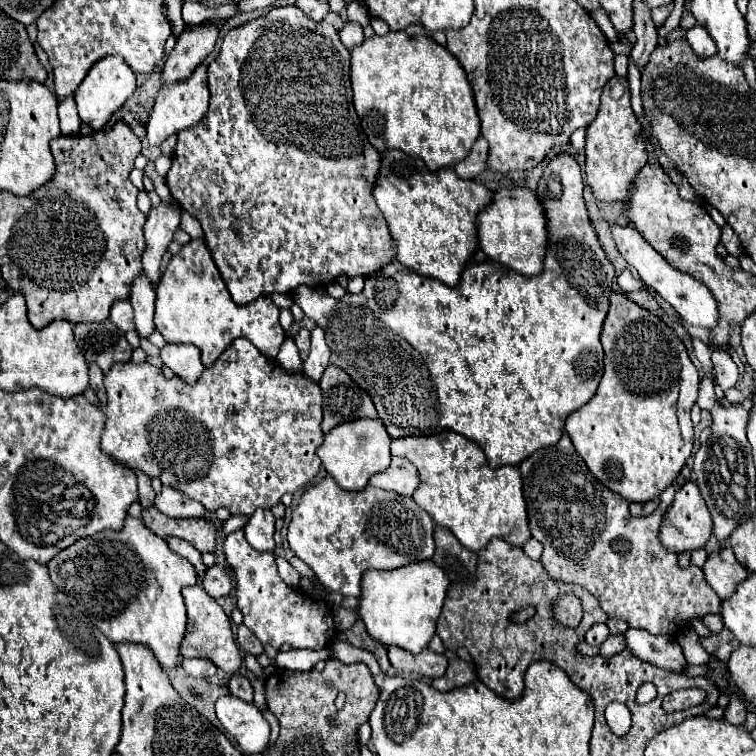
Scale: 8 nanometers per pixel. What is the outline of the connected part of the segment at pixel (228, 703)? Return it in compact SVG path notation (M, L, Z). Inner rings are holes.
M234 695L220 697L216 701L216 717L244 753L262 753L266 749L270 727L252 703Z

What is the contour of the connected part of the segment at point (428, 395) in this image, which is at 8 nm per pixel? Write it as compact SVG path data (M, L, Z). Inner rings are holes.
M558 155L554 157L548 167L544 169L544 175L538 181L538 189L536 189L536 197L544 207L544 215L546 215L546 229L548 229L548 245L546 245L546 257L544 257L544 269L542 273L534 275L534 277L524 277L512 269L504 269L502 265L494 263L494 261L470 261L458 281L456 287L448 287L438 279L432 277L424 277L418 275L414 271L410 271L408 267L402 267L402 263L392 261L388 265L384 265L380 271L368 275L364 279L364 289L358 295L346 293L342 299L332 299L328 293L320 293L320 291L312 291L310 287L298 287L292 293L292 299L298 307L302 307L302 311L306 313L306 317L310 317L312 321L316 321L320 327L324 327L326 331L326 343L332 351L330 363L344 369L354 383L358 383L374 401L378 417L382 419L386 431L390 437L408 437L408 435L432 435L438 433L440 429L450 429L456 431L472 441L476 441L488 459L488 465L492 469L498 469L502 465L518 465L522 459L526 459L528 455L532 455L536 449L540 447L548 447L554 445L564 429L564 421L570 413L574 413L576 409L580 409L584 403L588 403L600 383L604 365L604 351L600 345L600 331L602 331L602 323L606 319L608 313L608 305L610 305L610 293L612 293L612 283L616 279L616 269L612 259L606 255L606 251L602 249L602 243L598 241L594 229L590 227L590 219L588 219L588 211L586 211L586 203L582 197L582 173L580 173L580 165L576 163L574 157L570 155Z

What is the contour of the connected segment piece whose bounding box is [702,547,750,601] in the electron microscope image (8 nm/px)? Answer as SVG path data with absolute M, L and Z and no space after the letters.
M724 547L718 555L708 555L708 561L704 563L702 571L708 585L718 593L722 601L728 599L736 591L736 585L750 575L750 571L738 563L730 547Z

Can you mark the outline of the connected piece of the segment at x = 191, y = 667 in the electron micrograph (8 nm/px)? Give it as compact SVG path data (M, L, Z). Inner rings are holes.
M184 659L182 667L192 675L192 677L212 677L216 675L216 665L210 659Z

